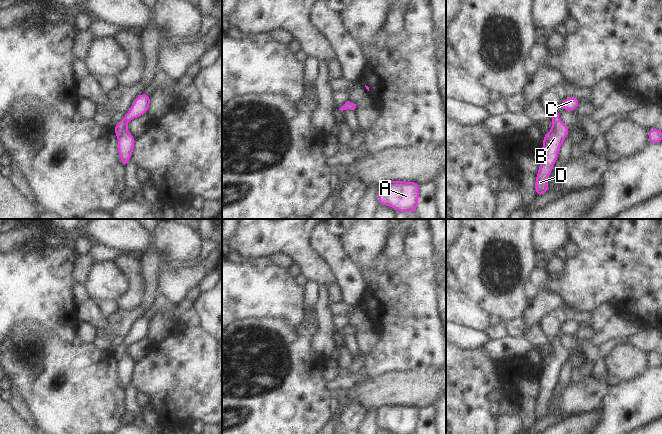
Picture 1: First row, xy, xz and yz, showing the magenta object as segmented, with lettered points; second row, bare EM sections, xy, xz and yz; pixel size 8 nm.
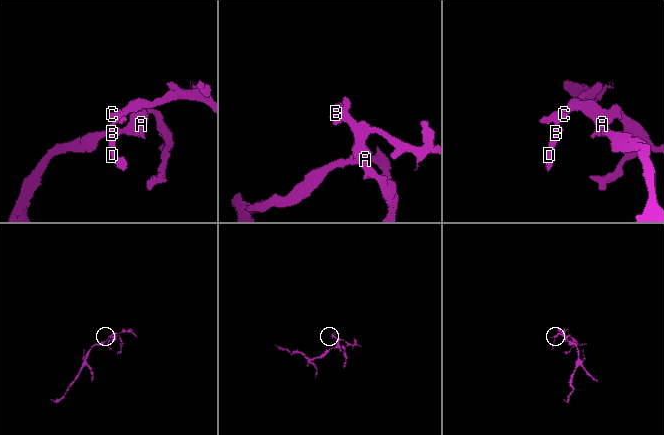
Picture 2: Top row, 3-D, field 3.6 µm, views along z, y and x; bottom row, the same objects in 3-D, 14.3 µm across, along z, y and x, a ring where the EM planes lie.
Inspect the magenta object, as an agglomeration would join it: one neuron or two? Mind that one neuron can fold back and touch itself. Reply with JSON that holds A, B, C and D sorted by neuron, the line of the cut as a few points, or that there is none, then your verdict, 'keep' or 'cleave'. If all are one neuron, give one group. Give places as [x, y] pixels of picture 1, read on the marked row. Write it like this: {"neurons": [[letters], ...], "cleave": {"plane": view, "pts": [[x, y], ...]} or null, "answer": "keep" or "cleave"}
{"neurons": [["A", "B", "C", "D"]], "cleave": null, "answer": "keep"}

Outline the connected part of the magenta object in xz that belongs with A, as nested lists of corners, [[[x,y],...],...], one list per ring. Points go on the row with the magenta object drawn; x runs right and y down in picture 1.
[[[387,181],[380,184],[378,202],[398,212],[412,213],[417,210],[420,184],[407,181]]]

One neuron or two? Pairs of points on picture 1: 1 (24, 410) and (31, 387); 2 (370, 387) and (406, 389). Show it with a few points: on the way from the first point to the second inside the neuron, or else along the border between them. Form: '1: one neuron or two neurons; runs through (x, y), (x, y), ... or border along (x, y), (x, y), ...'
1: two neurons; border along (13, 388), (28, 404), (37, 423)
2: one neuron; runs through (379, 389), (397, 389)

